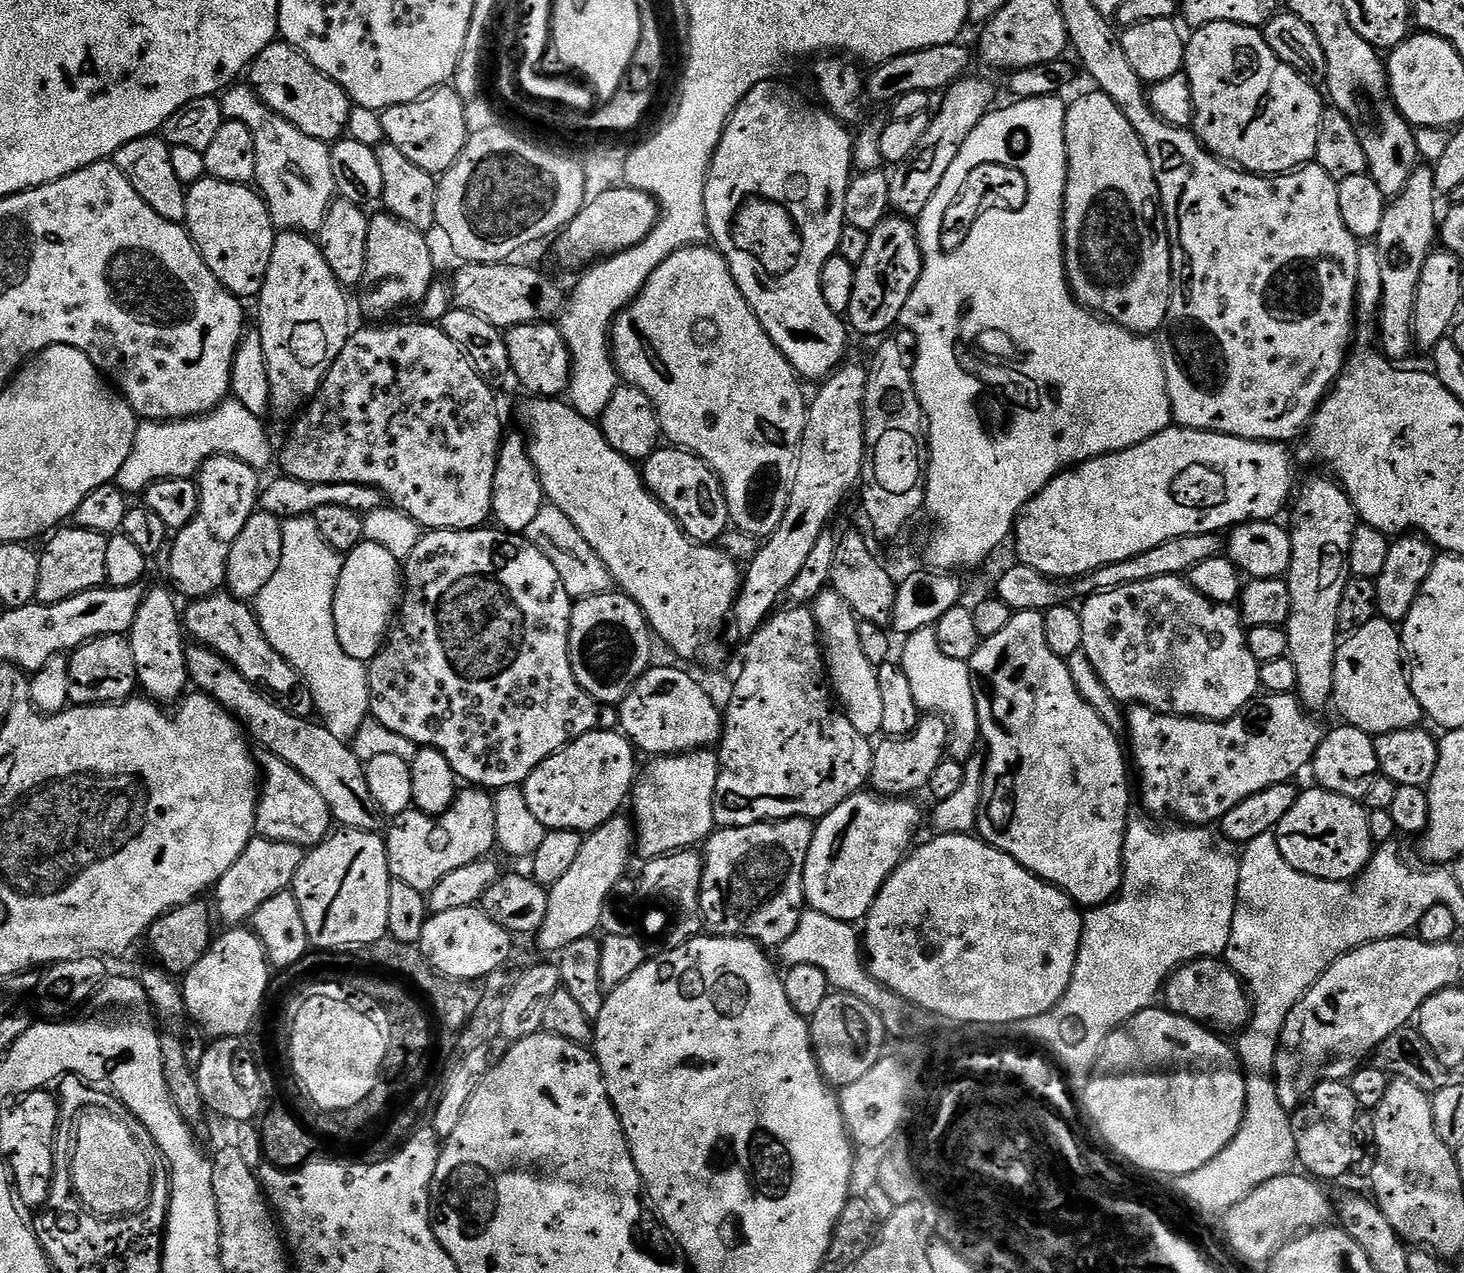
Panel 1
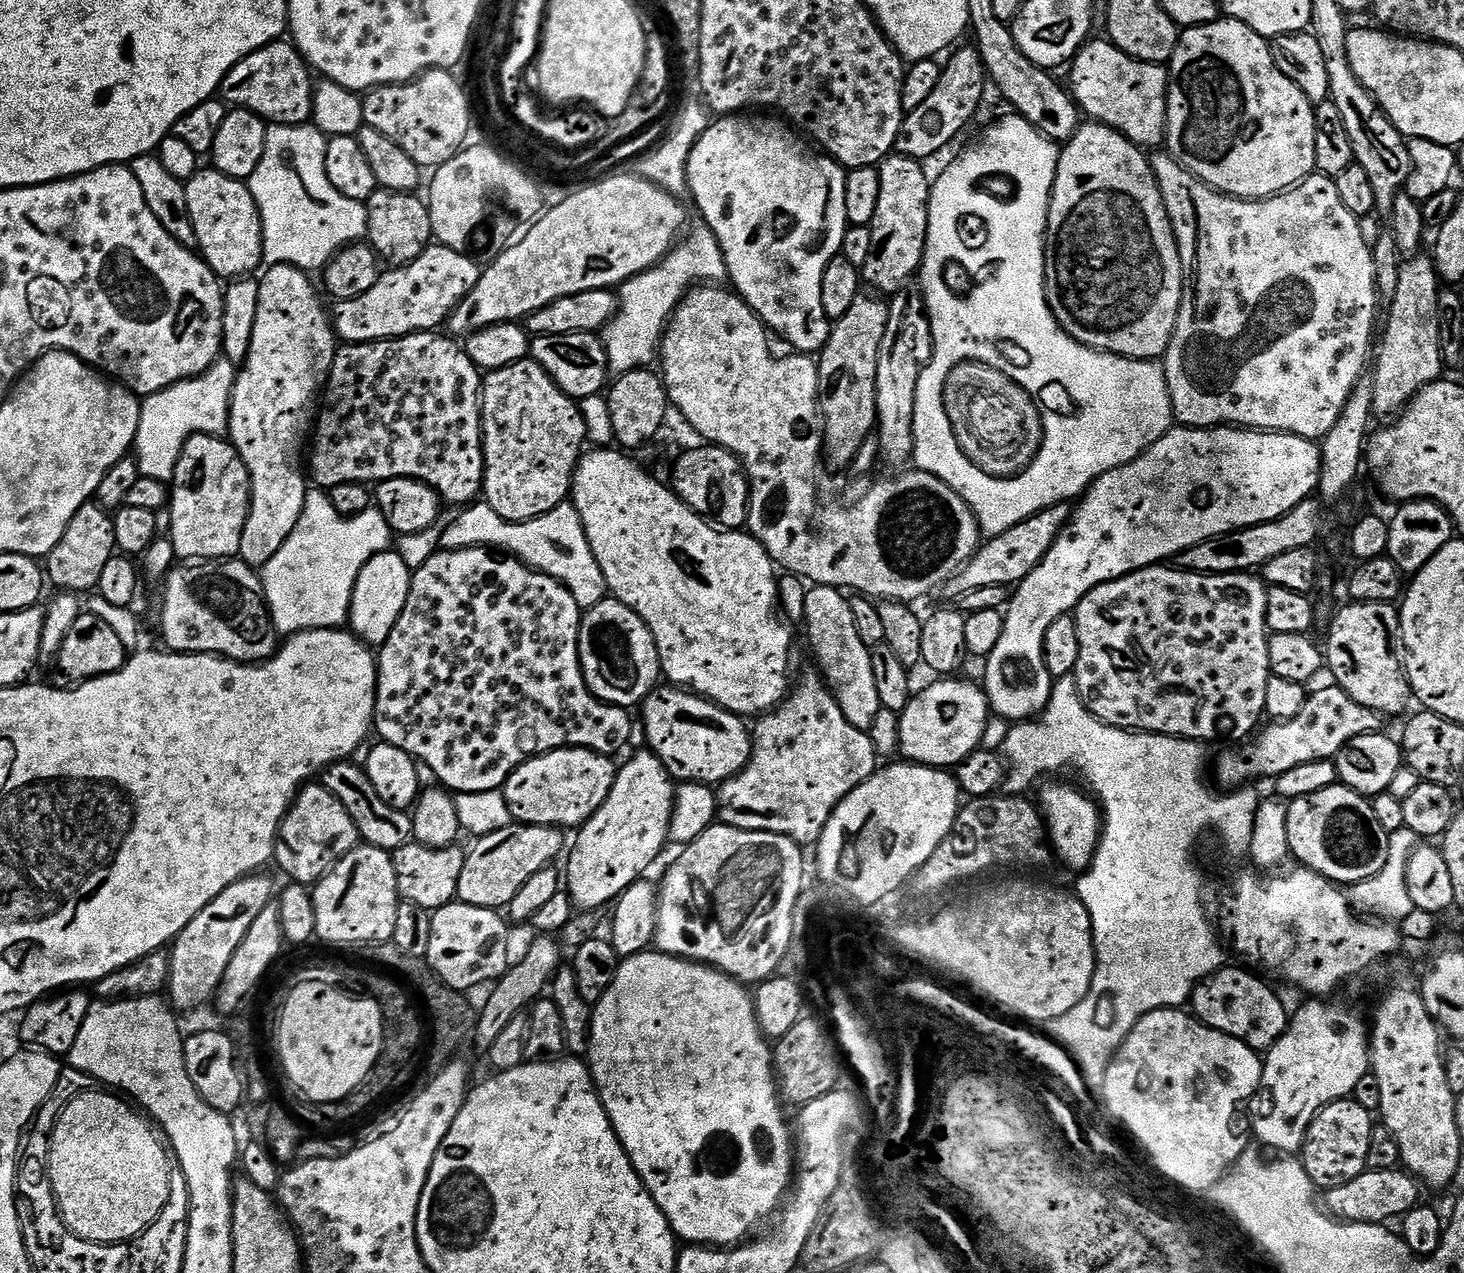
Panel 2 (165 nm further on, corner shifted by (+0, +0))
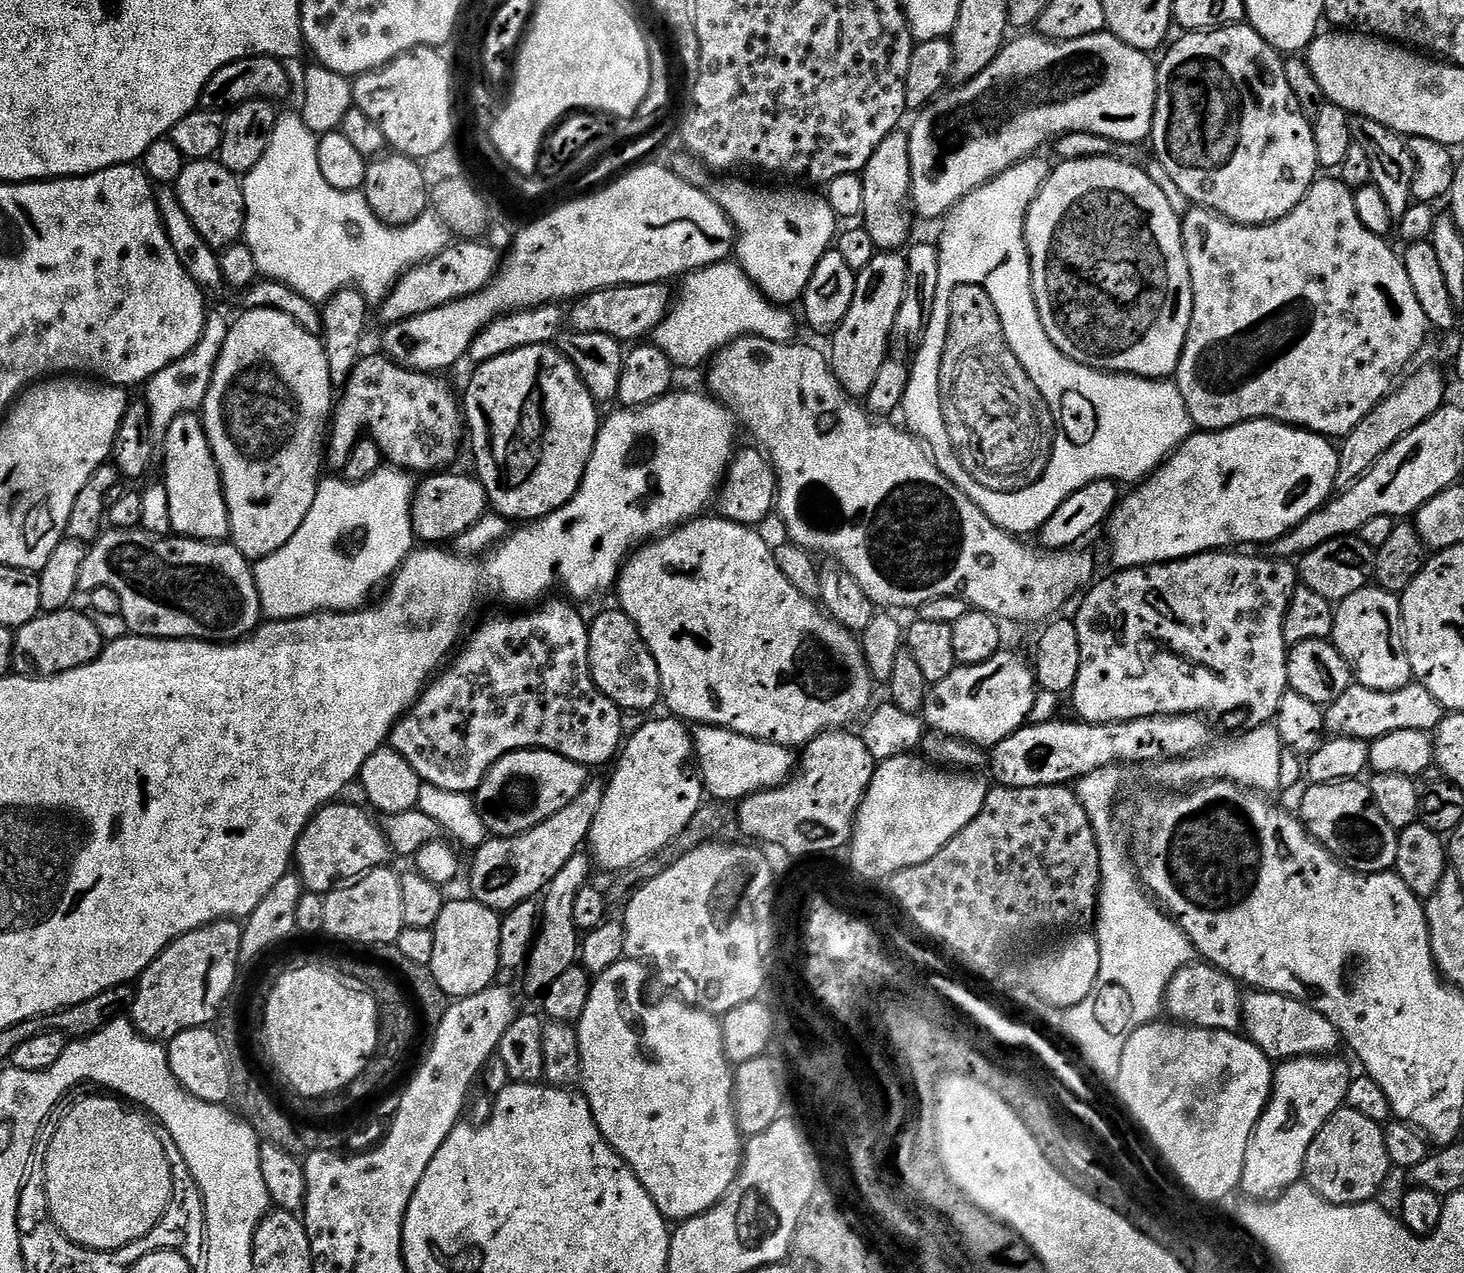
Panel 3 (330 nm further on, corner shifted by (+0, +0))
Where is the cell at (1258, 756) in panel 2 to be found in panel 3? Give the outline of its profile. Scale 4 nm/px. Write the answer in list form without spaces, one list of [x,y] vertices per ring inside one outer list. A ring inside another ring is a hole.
[[[1355,682],[1348,685],[1332,704],[1324,708],[1324,731],[1329,737],[1358,738],[1374,741],[1386,734],[1394,734],[1398,730],[1418,730],[1433,733],[1443,722],[1446,710],[1426,690],[1426,686],[1415,682],[1402,686],[1402,690],[1370,690]]]

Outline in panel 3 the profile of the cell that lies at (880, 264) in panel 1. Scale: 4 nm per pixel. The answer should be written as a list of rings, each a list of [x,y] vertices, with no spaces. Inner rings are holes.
[[[897,130],[890,133],[882,142],[882,146],[874,150],[862,175],[866,186],[863,227],[868,229],[870,238],[874,238],[879,251],[894,252],[903,249],[909,243],[908,235],[912,232],[912,220],[914,221],[913,213],[910,211],[912,170],[908,132]]]

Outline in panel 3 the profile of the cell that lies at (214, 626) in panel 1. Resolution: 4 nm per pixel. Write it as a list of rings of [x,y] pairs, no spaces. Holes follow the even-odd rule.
[[[112,528],[111,530],[105,531],[103,535],[88,548],[88,553],[82,562],[82,570],[80,571],[80,592],[87,594],[93,592],[95,588],[109,588],[110,590],[114,590],[114,594],[118,594],[118,598],[122,598],[122,614],[128,623],[129,633],[138,636],[152,636],[156,640],[235,642],[251,636],[262,623],[260,599],[258,598],[256,579],[254,578],[252,570],[253,565],[236,549],[236,545],[231,542],[217,542],[211,544],[205,540],[191,540],[185,536],[178,536],[175,534],[152,536],[143,530]]]

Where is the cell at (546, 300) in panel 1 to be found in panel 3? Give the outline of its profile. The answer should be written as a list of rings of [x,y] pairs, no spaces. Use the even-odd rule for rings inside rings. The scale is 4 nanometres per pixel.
[[[667,283],[659,284],[620,284],[616,288],[603,288],[597,292],[591,292],[588,296],[581,296],[571,305],[570,328],[573,332],[582,334],[606,334],[610,338],[621,342],[640,342],[651,337],[656,327],[668,317],[668,309],[674,303],[674,292]]]

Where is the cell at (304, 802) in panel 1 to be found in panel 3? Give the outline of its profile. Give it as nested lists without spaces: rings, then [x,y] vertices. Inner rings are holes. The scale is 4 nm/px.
[[[333,802],[321,808],[296,843],[294,868],[309,892],[327,894],[341,882],[359,880],[375,868],[383,868],[394,853],[379,823],[356,804]]]

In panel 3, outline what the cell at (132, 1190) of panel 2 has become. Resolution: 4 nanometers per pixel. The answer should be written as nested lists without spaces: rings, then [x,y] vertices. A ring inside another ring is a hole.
[[[100,1094],[104,1096],[88,1096],[85,1100],[80,1100],[64,1117],[60,1120],[60,1125],[52,1132],[52,1137],[48,1140],[48,1149],[44,1152],[44,1165],[42,1171],[44,1173],[44,1185],[46,1186],[46,1194],[48,1195],[48,1205],[50,1206],[50,1214],[53,1222],[60,1227],[60,1231],[73,1240],[74,1243],[80,1245],[81,1248],[90,1248],[94,1252],[116,1252],[119,1248],[125,1248],[127,1244],[133,1244],[138,1238],[142,1238],[146,1234],[150,1234],[150,1230],[154,1230],[154,1226],[164,1217],[164,1211],[168,1208],[168,1204],[172,1198],[172,1167],[166,1158],[165,1141],[160,1141],[161,1133],[155,1127],[151,1128],[142,1117],[139,1111],[133,1110],[131,1107],[123,1108],[119,1099],[113,1098],[108,1094]]]

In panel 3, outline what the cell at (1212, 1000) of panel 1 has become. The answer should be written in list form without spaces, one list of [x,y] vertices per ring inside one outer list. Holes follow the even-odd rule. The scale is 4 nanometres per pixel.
[[[1249,991],[1243,997],[1240,1005],[1240,1015],[1242,1017],[1243,1035],[1253,1044],[1258,1045],[1268,1055],[1268,1059],[1273,1062],[1293,1060],[1299,1056],[1327,1056],[1335,1053],[1337,1051],[1336,1047],[1341,1047],[1342,1044],[1340,1031],[1325,1016],[1318,1014],[1318,1010],[1306,1006],[1301,1000],[1295,1000],[1277,992]]]

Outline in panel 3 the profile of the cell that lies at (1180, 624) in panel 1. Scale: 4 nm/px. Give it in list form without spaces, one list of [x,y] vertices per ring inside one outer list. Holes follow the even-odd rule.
[[[1236,550],[1200,552],[1184,560],[1170,560],[1166,564],[1147,564],[1145,568],[1125,568],[1113,571],[1104,581],[1093,583],[1087,589],[1080,609],[1074,613],[1078,630],[1078,646],[1082,646],[1082,666],[1078,666],[1078,682],[1074,682],[1070,699],[1076,707],[1075,715],[1085,724],[1126,722],[1151,716],[1191,716],[1209,714],[1220,716],[1223,712],[1240,712],[1248,708],[1248,724],[1255,726],[1275,721],[1278,702],[1288,687],[1288,649],[1282,626],[1286,618],[1292,591],[1298,587],[1298,572],[1287,559],[1264,556],[1239,556]]]

